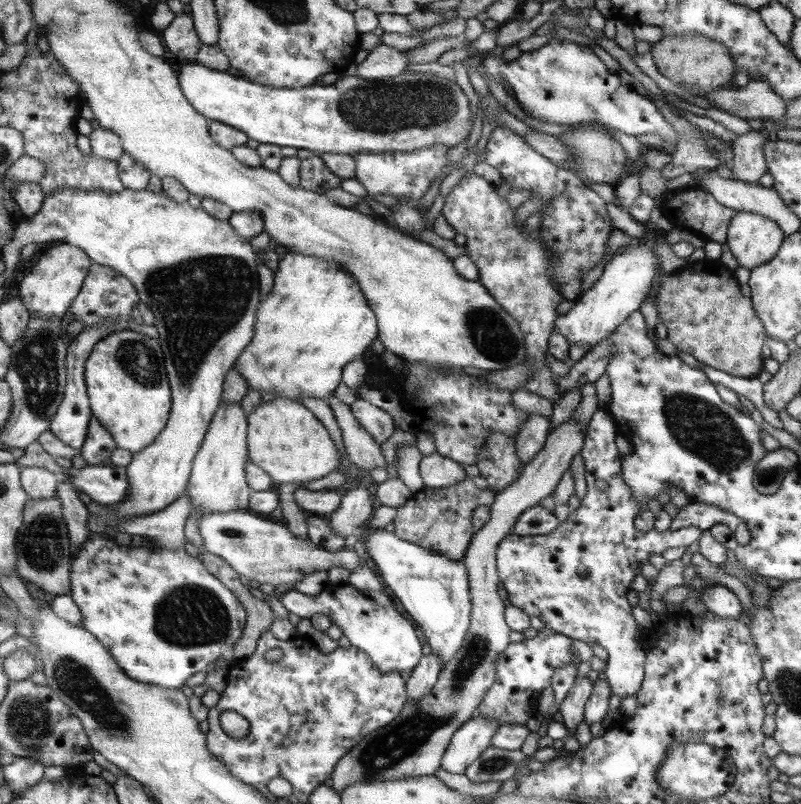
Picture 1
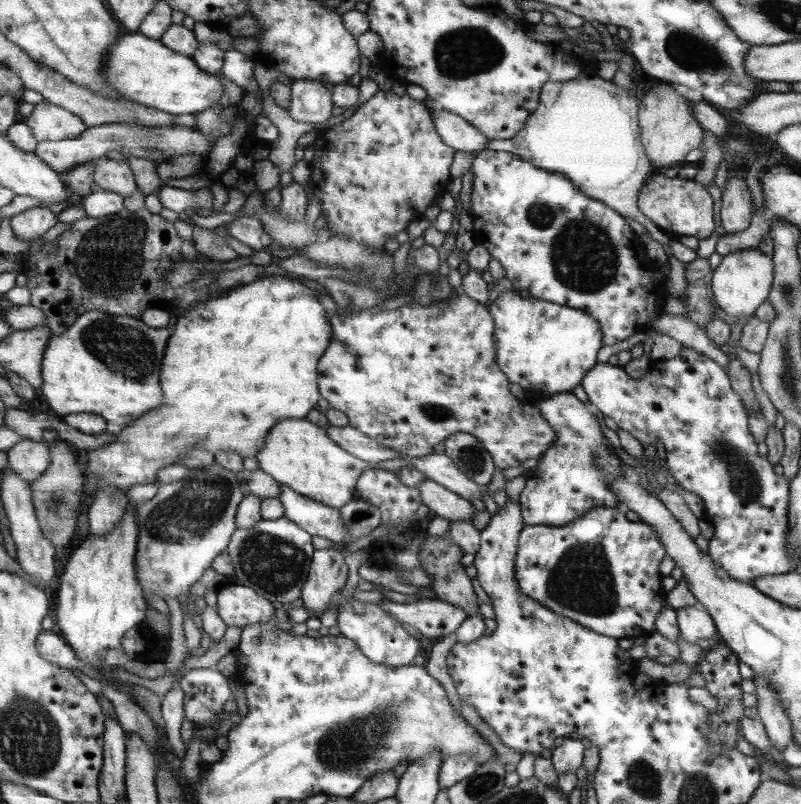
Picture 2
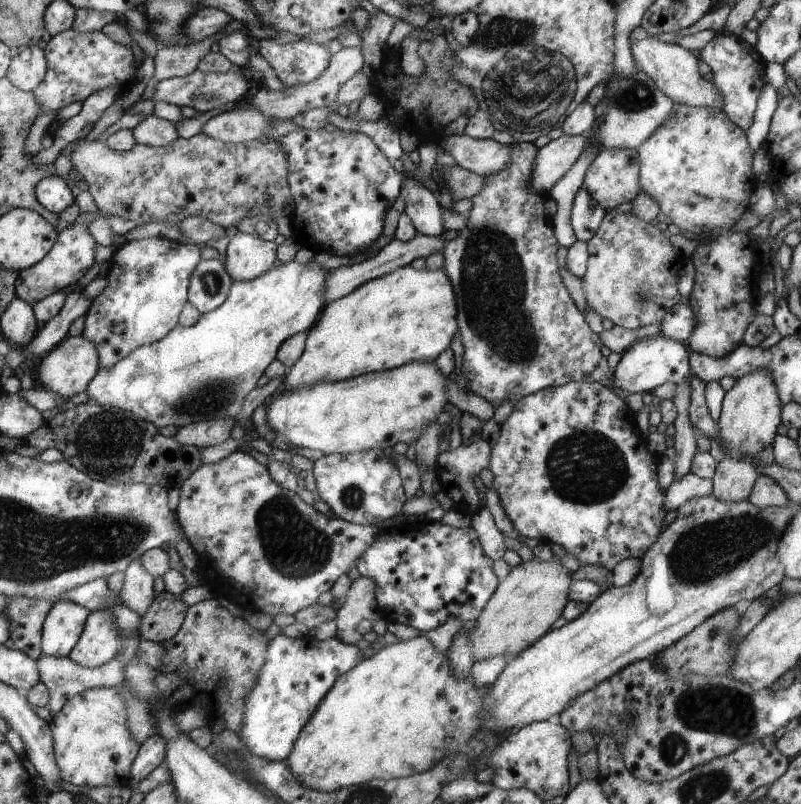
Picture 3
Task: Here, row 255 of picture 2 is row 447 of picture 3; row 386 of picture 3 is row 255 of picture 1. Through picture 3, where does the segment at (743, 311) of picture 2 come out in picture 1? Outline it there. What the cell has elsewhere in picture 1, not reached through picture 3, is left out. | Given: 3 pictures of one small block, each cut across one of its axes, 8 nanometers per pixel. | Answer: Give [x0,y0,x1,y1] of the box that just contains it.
[726,212,784,268]

